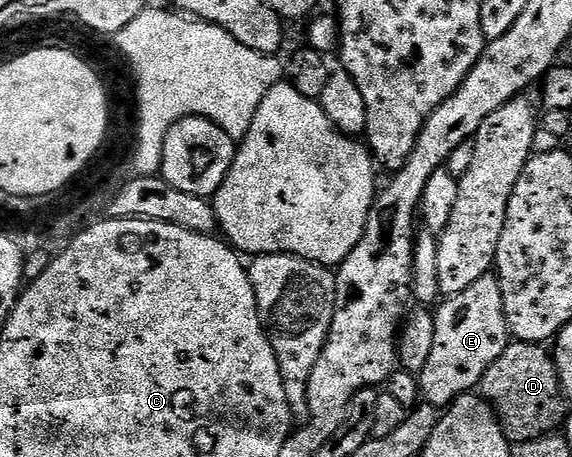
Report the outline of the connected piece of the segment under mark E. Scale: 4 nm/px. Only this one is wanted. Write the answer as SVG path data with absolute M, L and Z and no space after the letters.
M496 275L471 282L467 290L440 301L435 312L435 342L431 358L419 374L424 403L438 410L449 407L460 396L472 393L484 381L487 370L507 350L511 333L503 304L503 290Z

